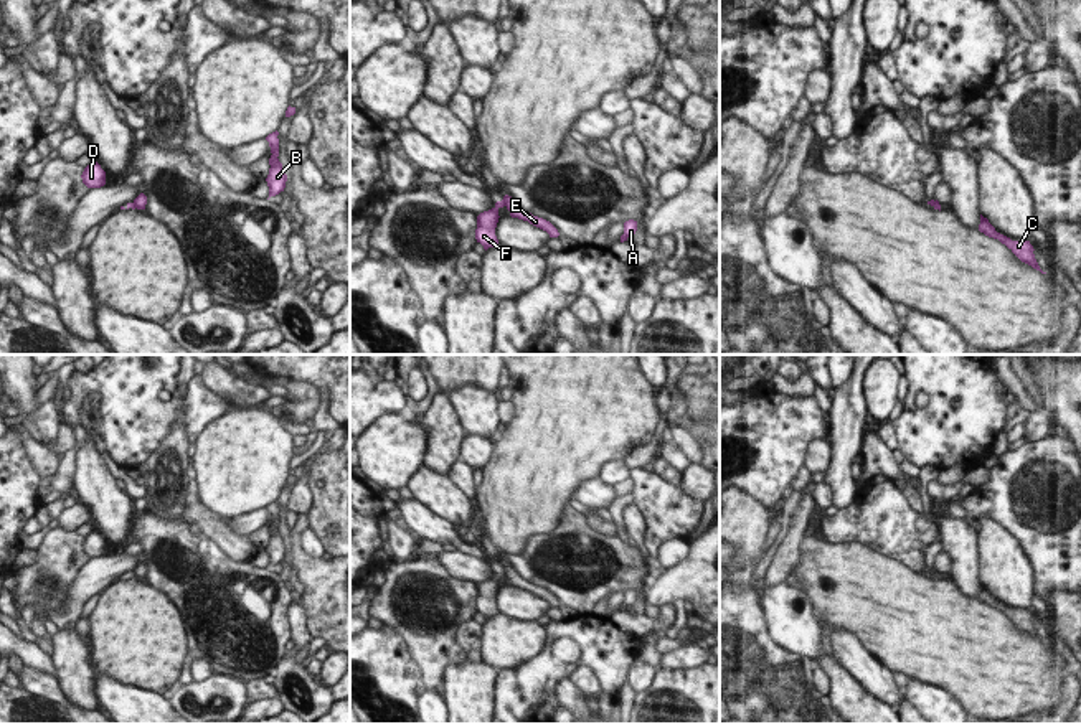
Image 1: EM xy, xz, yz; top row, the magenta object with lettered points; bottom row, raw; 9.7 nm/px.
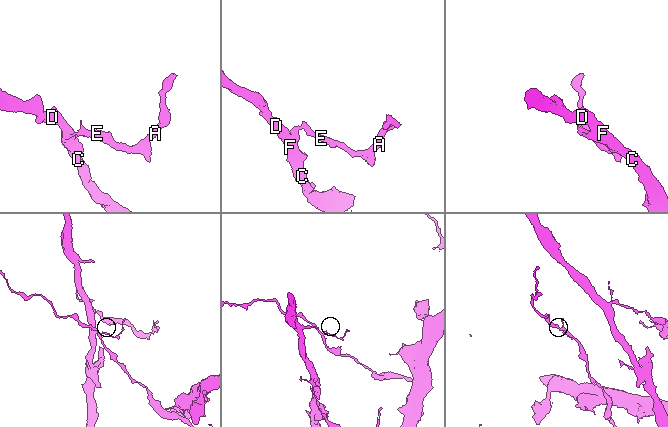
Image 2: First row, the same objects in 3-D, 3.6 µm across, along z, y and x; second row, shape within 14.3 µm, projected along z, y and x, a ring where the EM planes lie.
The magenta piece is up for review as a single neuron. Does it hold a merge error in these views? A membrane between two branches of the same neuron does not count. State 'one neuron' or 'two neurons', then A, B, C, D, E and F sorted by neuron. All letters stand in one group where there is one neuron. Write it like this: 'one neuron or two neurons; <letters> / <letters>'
two neurons; A B E / C D F

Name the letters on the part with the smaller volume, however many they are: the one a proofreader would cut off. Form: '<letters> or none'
A, B, E

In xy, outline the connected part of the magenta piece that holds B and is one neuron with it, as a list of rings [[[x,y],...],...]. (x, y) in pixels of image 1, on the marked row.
[[[272,132],[266,137],[271,147],[271,158],[269,158],[269,175],[266,178],[267,186],[269,186],[269,198],[279,195],[286,188],[287,175],[282,170],[282,163],[279,162],[279,132]]]

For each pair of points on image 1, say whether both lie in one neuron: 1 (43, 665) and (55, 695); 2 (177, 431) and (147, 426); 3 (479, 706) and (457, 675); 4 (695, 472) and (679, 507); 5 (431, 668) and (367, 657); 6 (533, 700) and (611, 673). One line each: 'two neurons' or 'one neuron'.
1: two neurons
2: two neurons
3: one neuron
4: two neurons
5: two neurons
6: one neuron

